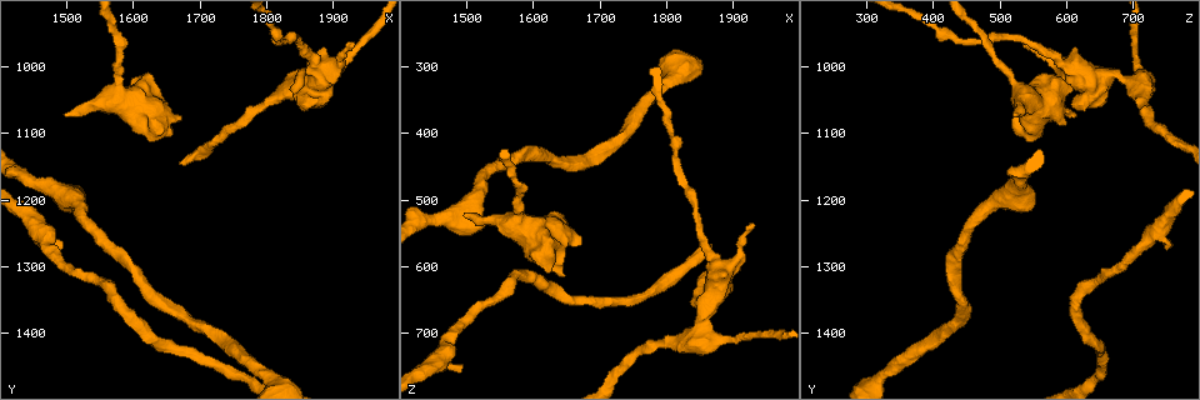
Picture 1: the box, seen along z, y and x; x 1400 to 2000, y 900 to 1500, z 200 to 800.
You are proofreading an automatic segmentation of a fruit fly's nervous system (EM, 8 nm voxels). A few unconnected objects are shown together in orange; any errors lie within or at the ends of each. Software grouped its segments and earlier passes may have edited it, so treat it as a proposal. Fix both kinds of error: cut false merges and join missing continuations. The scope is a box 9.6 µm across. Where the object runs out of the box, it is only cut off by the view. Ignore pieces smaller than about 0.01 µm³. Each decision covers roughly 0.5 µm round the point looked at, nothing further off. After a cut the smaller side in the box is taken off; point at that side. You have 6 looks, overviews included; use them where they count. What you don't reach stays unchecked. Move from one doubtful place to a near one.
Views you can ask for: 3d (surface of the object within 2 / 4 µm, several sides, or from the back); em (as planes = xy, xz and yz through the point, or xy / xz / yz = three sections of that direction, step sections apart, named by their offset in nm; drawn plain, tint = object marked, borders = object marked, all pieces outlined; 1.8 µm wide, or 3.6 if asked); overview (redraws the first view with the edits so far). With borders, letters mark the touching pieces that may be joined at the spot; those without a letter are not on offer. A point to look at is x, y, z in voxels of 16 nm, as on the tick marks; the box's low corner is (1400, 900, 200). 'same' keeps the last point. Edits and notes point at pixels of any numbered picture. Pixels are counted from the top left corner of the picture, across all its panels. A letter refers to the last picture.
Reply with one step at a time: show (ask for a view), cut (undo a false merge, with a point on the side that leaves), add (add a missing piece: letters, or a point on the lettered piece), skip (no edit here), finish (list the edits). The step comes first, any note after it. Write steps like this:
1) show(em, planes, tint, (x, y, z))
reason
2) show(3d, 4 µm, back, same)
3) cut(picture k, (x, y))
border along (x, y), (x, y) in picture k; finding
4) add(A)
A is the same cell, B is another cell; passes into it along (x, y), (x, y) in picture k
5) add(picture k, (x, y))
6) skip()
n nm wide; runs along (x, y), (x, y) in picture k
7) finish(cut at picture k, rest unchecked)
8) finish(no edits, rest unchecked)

show(em, xz, step 8, tint, (1490, 1265, 750))
free end

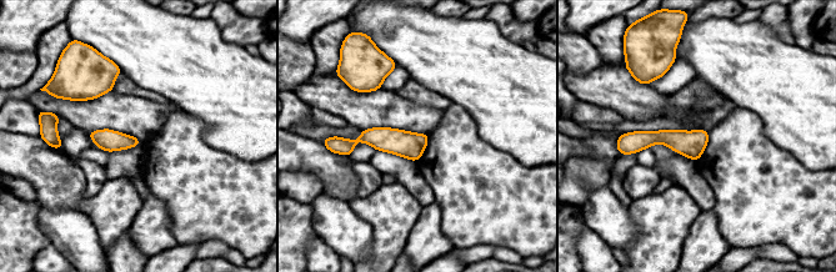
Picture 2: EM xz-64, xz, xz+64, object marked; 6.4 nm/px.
show(em, planes, tint, same)
cut it another way

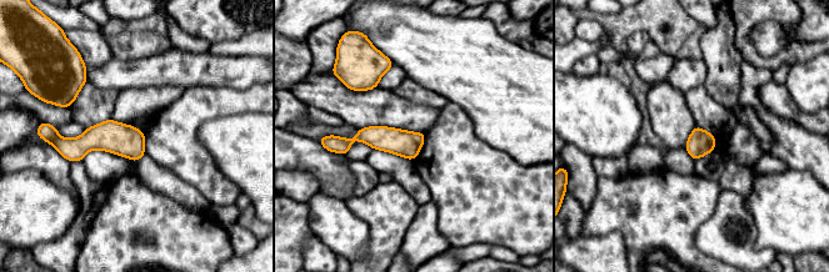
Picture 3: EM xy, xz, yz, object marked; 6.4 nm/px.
show(em, planes, borders, same)

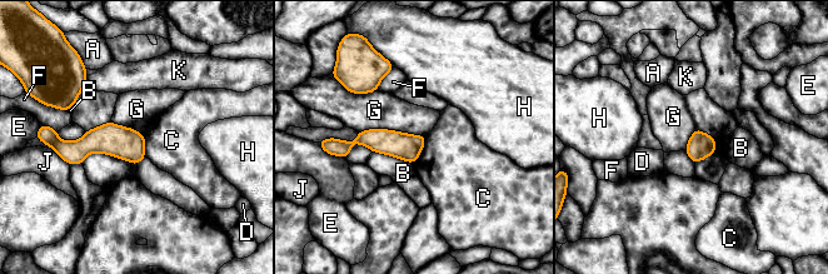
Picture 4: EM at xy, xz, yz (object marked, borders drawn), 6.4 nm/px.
skip()
A, B, C, D, E, F, G, H, J and K are other cells; border along (358, 131), (394, 129), (424, 136) in picture 4; no lettered piece goes on from it

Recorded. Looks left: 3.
show(em, planes, borders, (1495, 1070, 525))
branch stops here

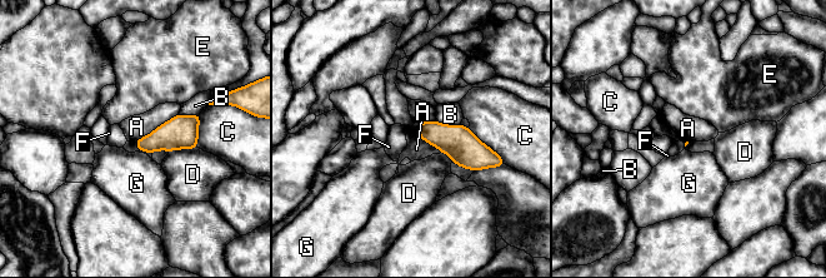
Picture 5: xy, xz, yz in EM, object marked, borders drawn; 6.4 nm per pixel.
skip()
A touches over 340 nm; A, B, C, D, E, F and G are other cells; border along (178, 113), (134, 142) in picture 5; no lettered piece goes on from it

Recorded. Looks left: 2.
finish(no edits, rest unchecked)

